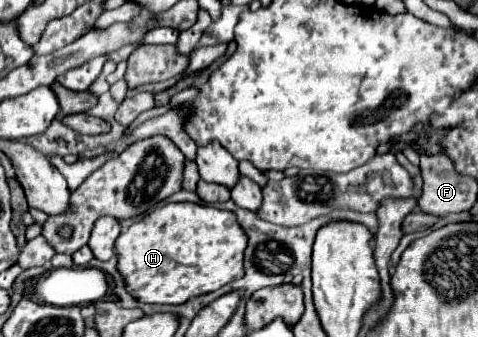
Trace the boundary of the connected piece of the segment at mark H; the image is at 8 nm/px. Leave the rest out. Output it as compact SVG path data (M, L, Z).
M167 203L123 231L115 241L119 257L119 271L125 277L127 291L143 303L171 303L181 305L191 297L211 293L223 285L243 277L243 253L247 249L247 235L241 229L237 215L227 209L217 209L205 203Z

